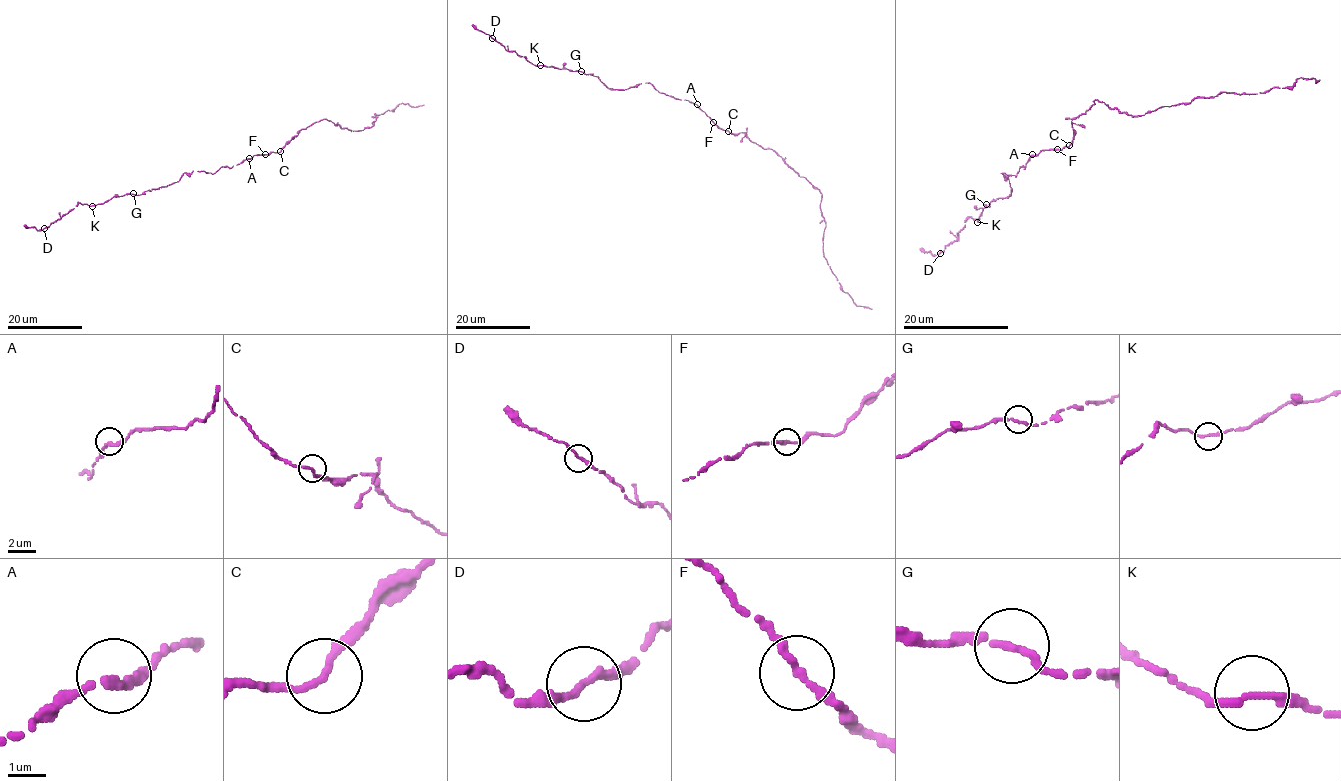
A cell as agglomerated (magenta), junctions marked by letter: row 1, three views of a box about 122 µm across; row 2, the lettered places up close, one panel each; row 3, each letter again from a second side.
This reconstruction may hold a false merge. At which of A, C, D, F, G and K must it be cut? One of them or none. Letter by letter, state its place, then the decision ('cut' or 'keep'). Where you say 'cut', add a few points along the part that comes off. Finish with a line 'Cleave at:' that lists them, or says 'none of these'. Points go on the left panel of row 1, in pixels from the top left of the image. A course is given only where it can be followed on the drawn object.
A: at (249, 158); keep
C: at (280, 151); cut; foreign part runs (281, 151), (314, 122), (330, 120), (357, 131), (371, 127), (374, 114), (400, 103), (423, 104)
D: at (44, 228); keep
F: at (265, 154); keep
G: at (133, 193); keep
K: at (92, 206); keep
Cleave at: C

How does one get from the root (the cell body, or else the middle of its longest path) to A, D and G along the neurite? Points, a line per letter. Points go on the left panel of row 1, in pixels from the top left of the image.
A: (262, 154), (249, 158)
D: (262, 154), (213, 174), (184, 173), (178, 181), (139, 195), (113, 196), (94, 206), (79, 203), (44, 228)
G: (262, 154), (231, 167), (222, 166), (213, 174), (184, 173), (176, 182), (133, 193)

